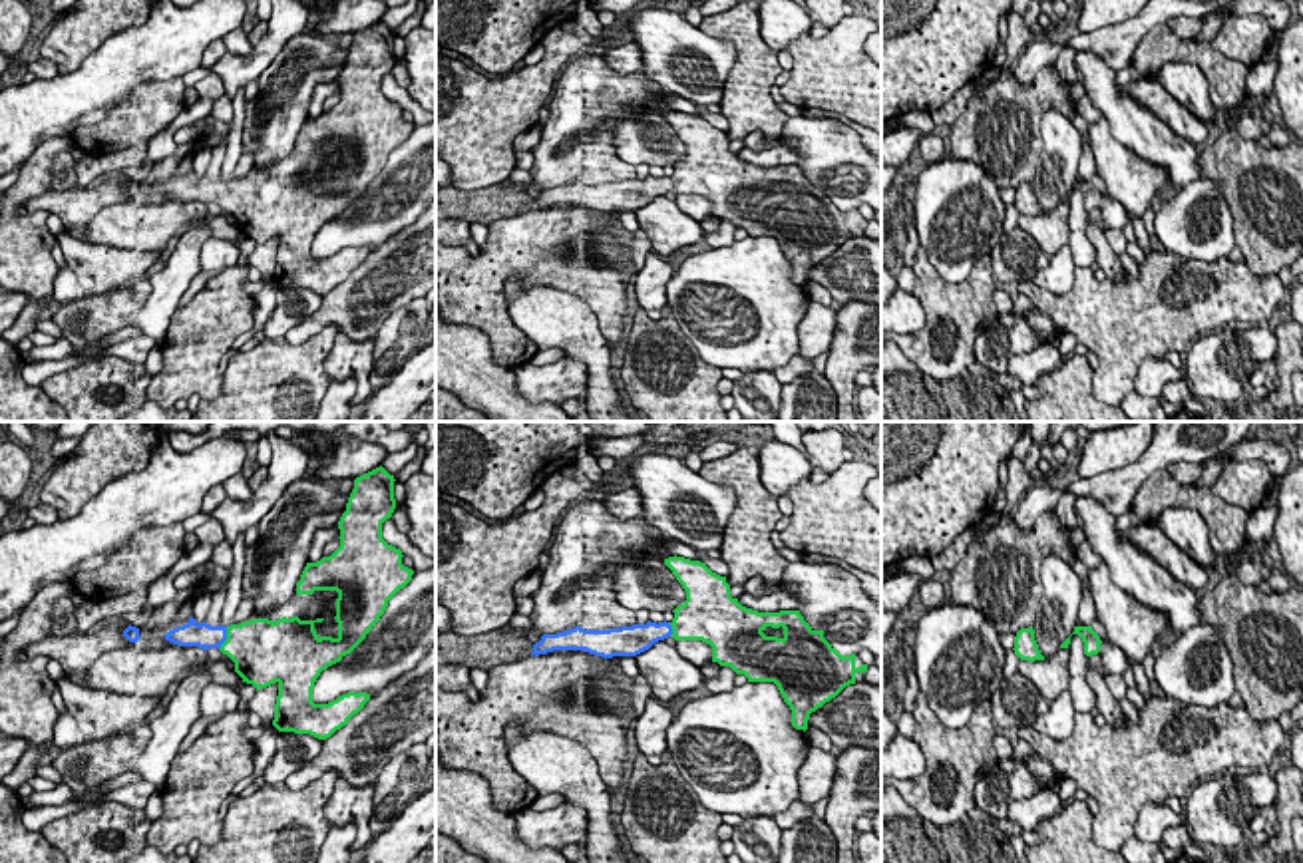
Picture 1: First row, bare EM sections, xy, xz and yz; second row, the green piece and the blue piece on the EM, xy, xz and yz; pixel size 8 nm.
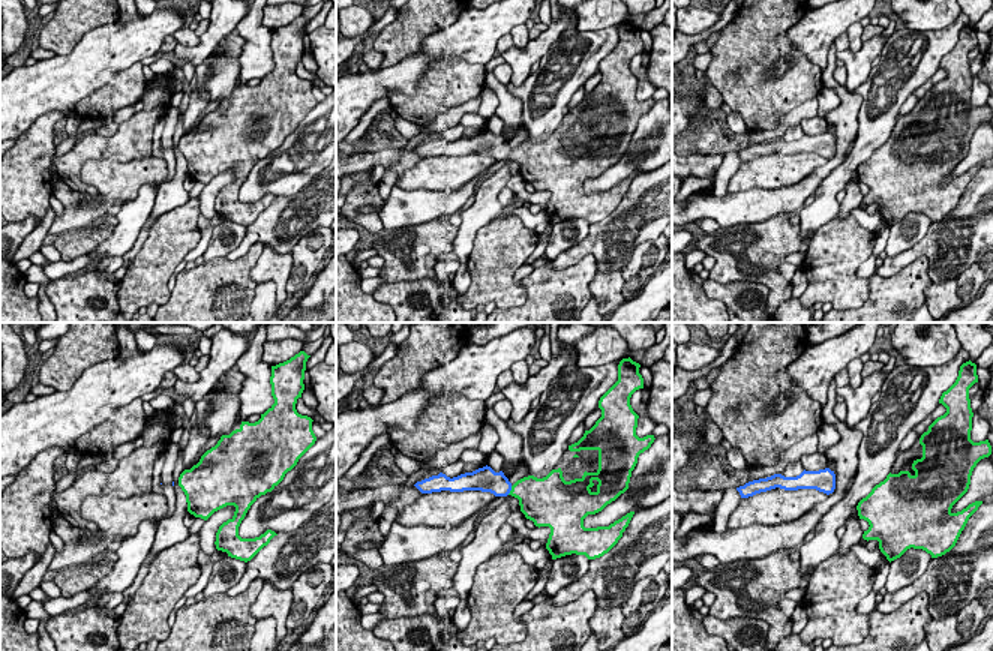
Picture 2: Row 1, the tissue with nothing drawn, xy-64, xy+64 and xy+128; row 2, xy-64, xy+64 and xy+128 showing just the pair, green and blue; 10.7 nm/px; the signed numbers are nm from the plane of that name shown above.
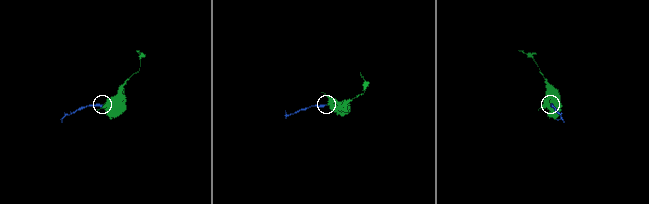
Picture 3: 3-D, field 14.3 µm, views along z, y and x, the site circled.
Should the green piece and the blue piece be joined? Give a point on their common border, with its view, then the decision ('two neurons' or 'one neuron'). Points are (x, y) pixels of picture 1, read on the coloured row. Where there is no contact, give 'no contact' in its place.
meets green in xy at (227, 639); one neuron

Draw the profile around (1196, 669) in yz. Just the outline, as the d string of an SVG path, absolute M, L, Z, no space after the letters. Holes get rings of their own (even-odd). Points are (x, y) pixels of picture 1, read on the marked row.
M1202 620L1164 646L1154 678L1166 698L1213 708L1235 692L1233 660L1219 628Z

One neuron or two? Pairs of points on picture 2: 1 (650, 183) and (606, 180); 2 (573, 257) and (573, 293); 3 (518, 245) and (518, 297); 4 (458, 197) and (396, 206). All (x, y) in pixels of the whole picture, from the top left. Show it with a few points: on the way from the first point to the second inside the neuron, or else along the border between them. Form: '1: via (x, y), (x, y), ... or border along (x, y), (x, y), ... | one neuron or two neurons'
1: border along (656, 168), (639, 173), (635, 177) | two neurons
2: border along (549, 261), (566, 269), (590, 254), (597, 269) | two neurons
3: via (507, 258), (507, 284) | one neuron
4: via (443, 201), (411, 207) | one neuron

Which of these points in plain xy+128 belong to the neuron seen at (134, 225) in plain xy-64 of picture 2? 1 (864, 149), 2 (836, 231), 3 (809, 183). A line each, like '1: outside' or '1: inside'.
1: inside
2: outside
3: outside

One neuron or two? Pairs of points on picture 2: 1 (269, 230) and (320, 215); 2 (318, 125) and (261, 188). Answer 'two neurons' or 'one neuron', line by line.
1: one neuron
2: one neuron

